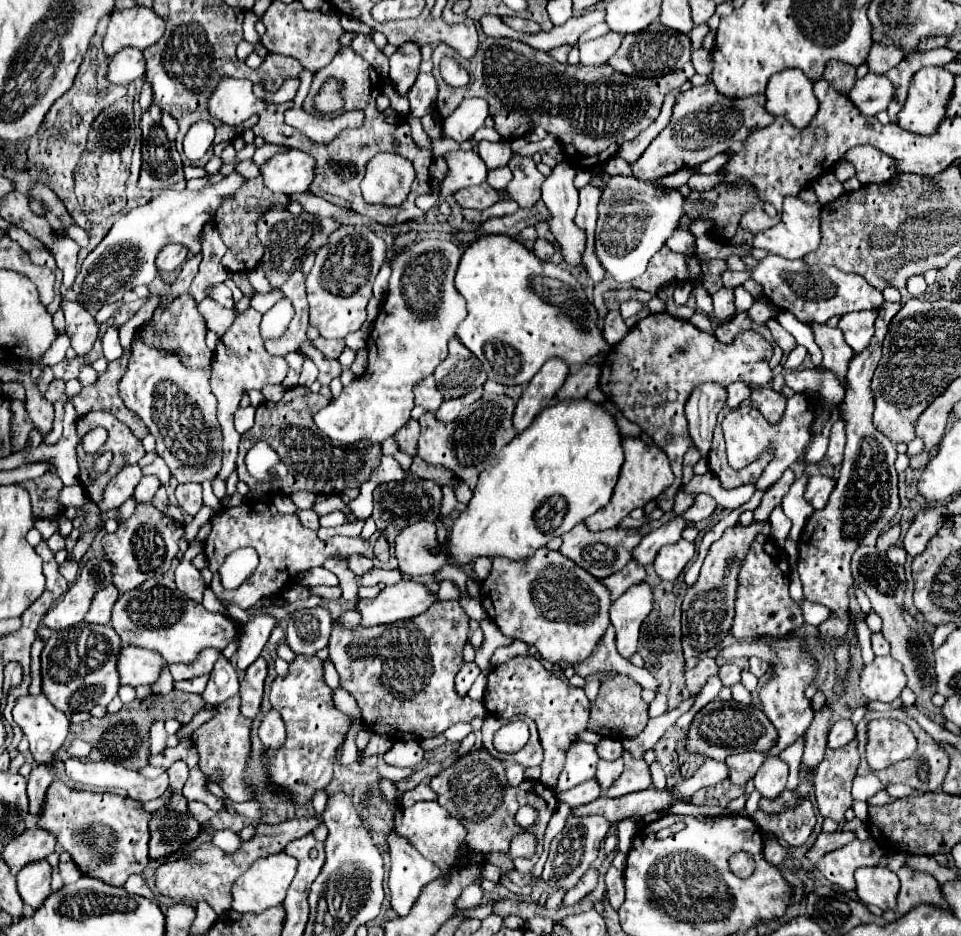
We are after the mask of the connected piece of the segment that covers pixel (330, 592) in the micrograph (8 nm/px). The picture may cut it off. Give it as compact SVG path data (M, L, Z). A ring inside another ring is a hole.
M321 585L317 587L311 588L311 593L315 595L321 595L323 599L327 597L327 599L337 599L337 597L341 597L341 589L339 587L321 587Z

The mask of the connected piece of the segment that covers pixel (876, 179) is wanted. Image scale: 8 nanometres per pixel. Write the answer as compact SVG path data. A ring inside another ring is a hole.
M855 147L851 149L851 153L847 153L847 157L843 157L843 161L851 161L857 169L857 179L863 185L871 185L871 183L887 183L889 179L893 179L895 175L891 175L891 165L895 165L895 161L891 161L891 157L887 157L885 153L879 153L879 149L875 147Z

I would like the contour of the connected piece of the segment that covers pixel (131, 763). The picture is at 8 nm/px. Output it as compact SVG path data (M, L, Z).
M173 689L167 695L149 695L145 699L135 699L133 703L123 705L123 709L117 713L109 713L101 719L93 717L81 725L71 725L67 743L71 743L75 737L81 737L83 741L87 741L95 747L93 759L107 759L107 761L123 765L127 769L139 769L139 767L147 765L149 725L155 719L177 719L181 725L185 725L203 707L205 707L205 703L203 703L201 695L195 695L195 693L183 693L183 691Z

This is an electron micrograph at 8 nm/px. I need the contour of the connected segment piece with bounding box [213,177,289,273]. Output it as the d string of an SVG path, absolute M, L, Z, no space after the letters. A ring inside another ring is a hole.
M257 177L255 183L247 183L245 195L237 195L235 199L225 199L219 209L215 211L215 217L213 217L213 223L215 223L215 229L219 231L223 243L227 245L227 253L225 257L221 259L221 265L229 271L229 269L247 269L247 271L229 271L229 273L249 273L253 271L261 257L263 257L263 245L255 245L255 223L257 219L265 213L267 205L271 201L279 201L281 205L287 205L289 197L285 195L279 195L279 193L271 193L265 185L263 185L263 179ZM257 185L257 187L255 187ZM257 189L257 191L255 191Z

